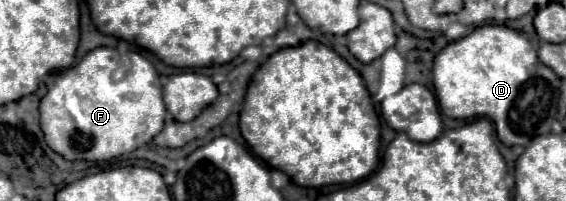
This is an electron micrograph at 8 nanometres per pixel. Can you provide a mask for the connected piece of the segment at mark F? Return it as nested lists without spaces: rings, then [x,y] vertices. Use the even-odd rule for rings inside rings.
[[[103,46],[87,52],[79,64],[59,74],[49,92],[41,98],[39,124],[47,146],[65,160],[111,160],[151,142],[163,130],[165,112],[161,82],[155,66],[137,52],[119,54],[115,48]]]

